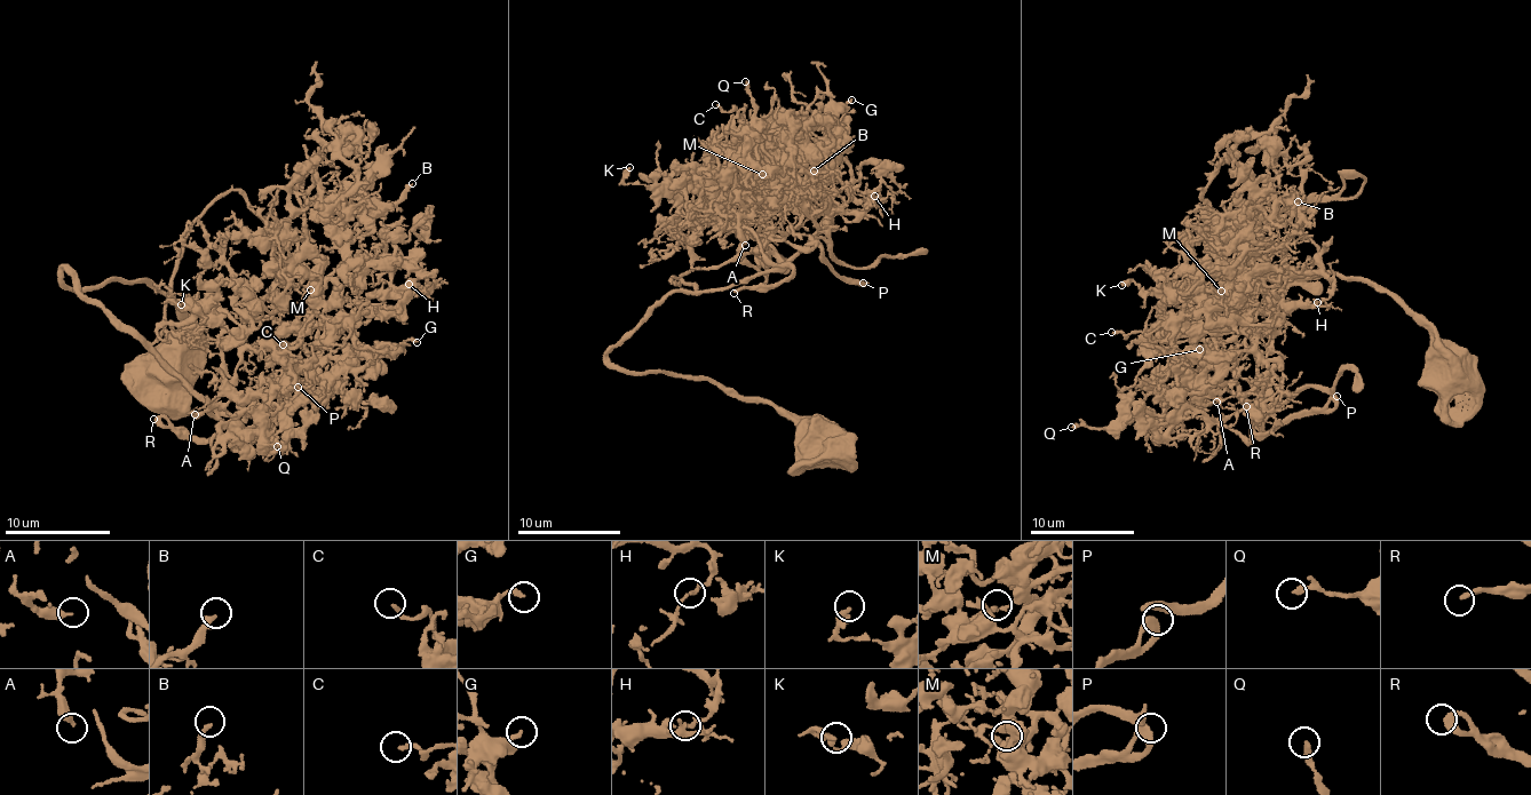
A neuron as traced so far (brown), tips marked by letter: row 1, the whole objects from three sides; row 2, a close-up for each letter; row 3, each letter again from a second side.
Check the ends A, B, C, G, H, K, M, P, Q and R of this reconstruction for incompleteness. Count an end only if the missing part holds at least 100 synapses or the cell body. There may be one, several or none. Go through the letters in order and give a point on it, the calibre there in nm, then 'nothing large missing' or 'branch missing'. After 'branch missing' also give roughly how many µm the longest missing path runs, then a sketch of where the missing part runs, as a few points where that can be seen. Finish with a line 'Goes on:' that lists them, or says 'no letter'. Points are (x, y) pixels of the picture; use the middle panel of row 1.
A: place (745, 245); calibre 340 nm; nothing large missing
B: place (814, 171); calibre 240 nm; nothing large missing
C: place (715, 104); calibre 200 nm; nothing large missing
G: place (851, 100); calibre 200 nm; nothing large missing
H: place (874, 196); calibre 160 nm; nothing large missing
K: place (629, 167); calibre 240 nm; nothing large missing
M: place (762, 174); calibre 320 nm; nothing large missing
P: place (863, 283); calibre 240 nm; nothing large missing
Q: place (745, 81); calibre 200 nm; nothing large missing
R: place (734, 293); calibre 220 nm; nothing large missing
Goes on: no letter

